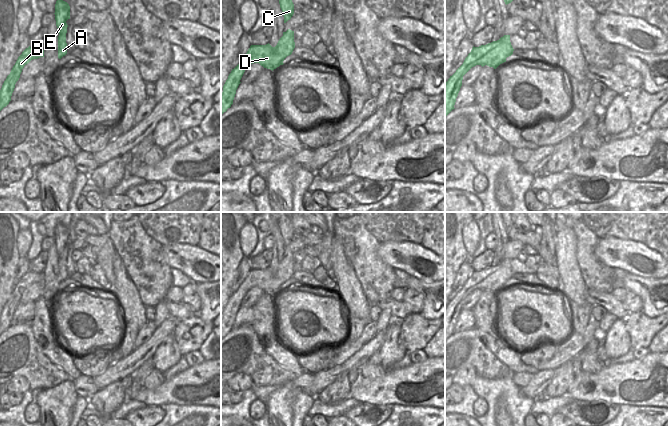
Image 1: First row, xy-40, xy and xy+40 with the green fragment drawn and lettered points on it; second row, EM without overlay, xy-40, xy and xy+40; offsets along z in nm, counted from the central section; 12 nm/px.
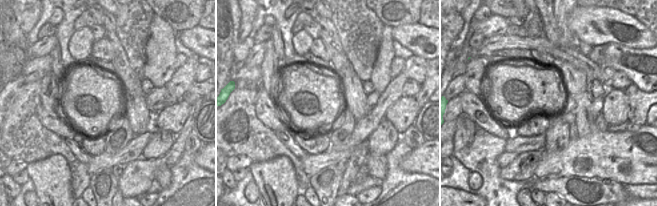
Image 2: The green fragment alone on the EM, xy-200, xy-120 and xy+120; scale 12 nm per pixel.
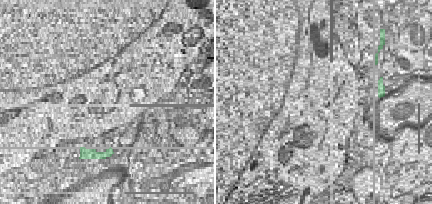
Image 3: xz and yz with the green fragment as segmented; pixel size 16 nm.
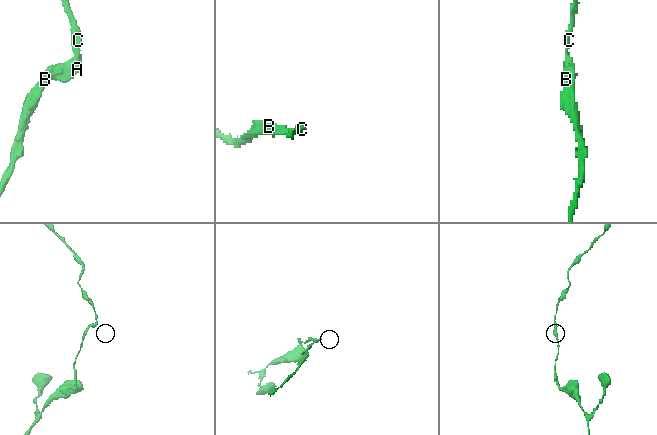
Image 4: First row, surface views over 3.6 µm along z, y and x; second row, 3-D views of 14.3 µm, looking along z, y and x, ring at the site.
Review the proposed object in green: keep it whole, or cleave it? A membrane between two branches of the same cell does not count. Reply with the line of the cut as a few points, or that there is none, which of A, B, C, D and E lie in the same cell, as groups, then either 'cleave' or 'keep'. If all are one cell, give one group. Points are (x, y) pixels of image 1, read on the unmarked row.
xy+40 (508, 259), (505, 265), (508, 278), (503, 285) | A C E / B D | cleave

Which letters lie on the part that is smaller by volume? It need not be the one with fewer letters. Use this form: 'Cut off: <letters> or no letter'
Cut off: A, C, E

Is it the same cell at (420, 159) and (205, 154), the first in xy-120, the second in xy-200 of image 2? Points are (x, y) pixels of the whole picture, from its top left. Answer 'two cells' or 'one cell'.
one cell

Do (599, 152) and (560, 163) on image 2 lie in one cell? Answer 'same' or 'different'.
same

